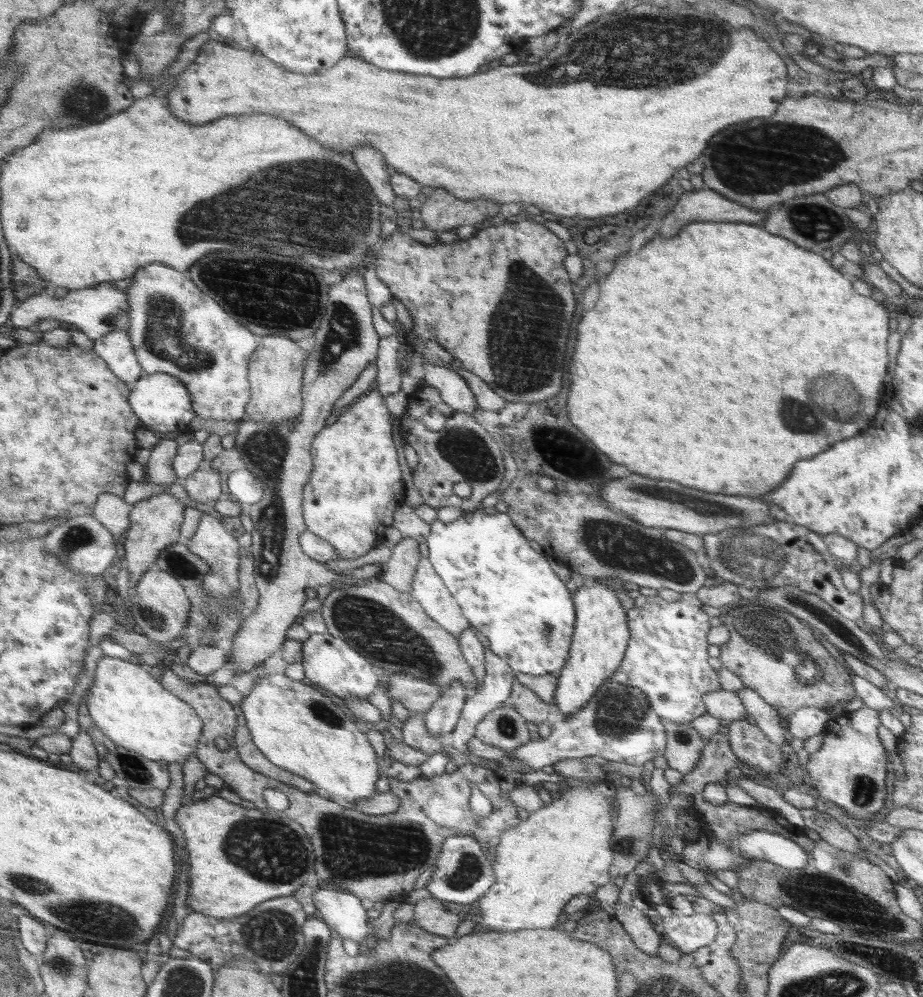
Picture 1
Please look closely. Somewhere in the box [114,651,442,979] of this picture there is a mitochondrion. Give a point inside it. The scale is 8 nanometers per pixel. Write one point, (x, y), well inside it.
(351, 850)

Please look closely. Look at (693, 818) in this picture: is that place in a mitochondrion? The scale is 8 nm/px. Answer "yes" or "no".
no

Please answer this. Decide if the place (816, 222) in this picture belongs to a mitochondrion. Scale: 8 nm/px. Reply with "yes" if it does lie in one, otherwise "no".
yes

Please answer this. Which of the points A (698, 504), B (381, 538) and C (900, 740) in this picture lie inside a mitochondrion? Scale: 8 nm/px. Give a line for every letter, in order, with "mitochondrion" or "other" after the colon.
A: mitochondrion
B: other
C: other

